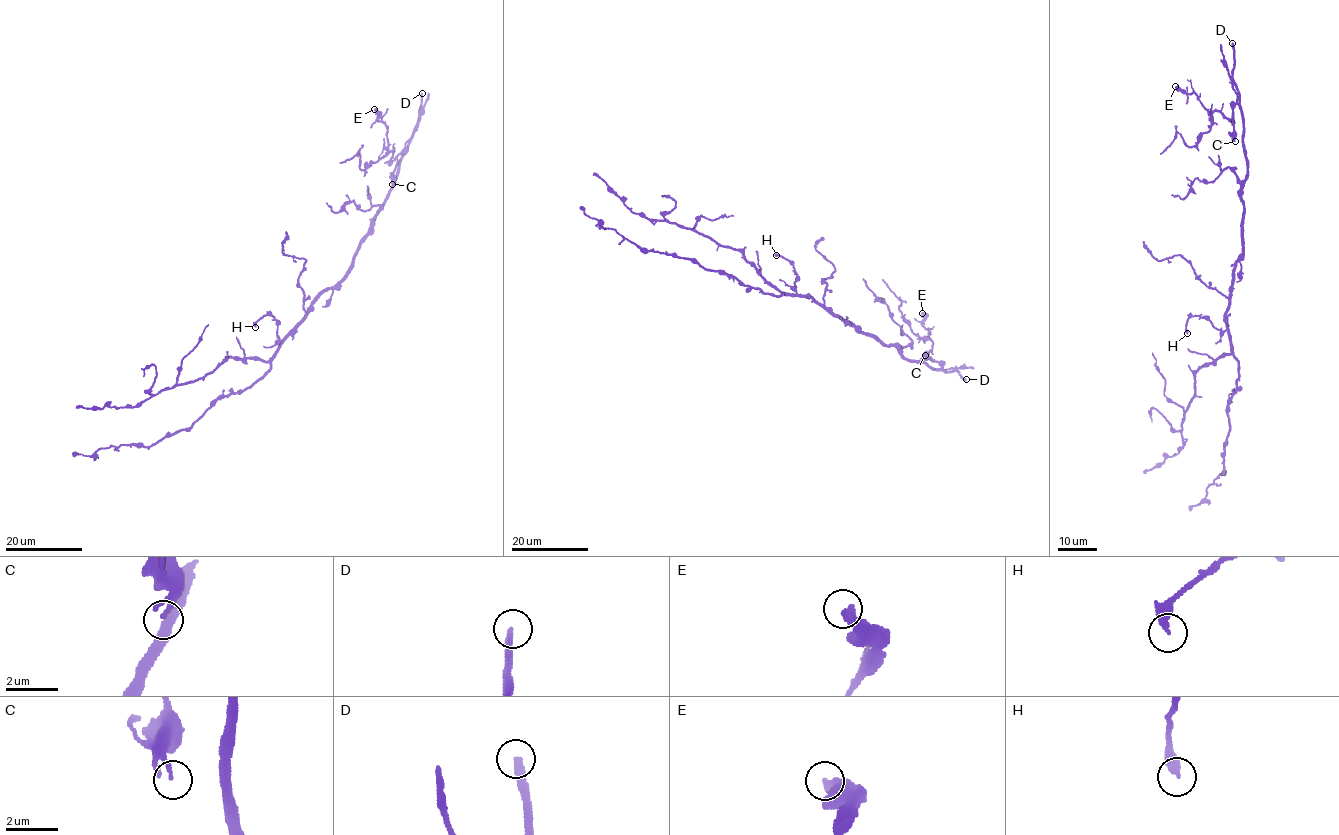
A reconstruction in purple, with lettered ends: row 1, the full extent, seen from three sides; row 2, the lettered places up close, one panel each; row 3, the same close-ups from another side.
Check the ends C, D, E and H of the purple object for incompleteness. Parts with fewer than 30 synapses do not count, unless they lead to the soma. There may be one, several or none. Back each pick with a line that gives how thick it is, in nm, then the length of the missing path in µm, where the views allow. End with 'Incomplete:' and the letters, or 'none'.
D: calibre 260 nm; missing 80 µm
Incomplete: D

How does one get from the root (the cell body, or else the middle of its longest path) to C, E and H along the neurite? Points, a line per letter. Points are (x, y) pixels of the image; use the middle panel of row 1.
C: (836, 316), (883, 345), (895, 347), (904, 358), (923, 363), (934, 370), (942, 367), (925, 355)
E: (836, 316), (895, 347), (904, 358), (937, 371), (942, 367), (927, 357), (932, 342), (921, 323), (922, 313)
H: (836, 316), (812, 298), (799, 295), (793, 265), (776, 255)

